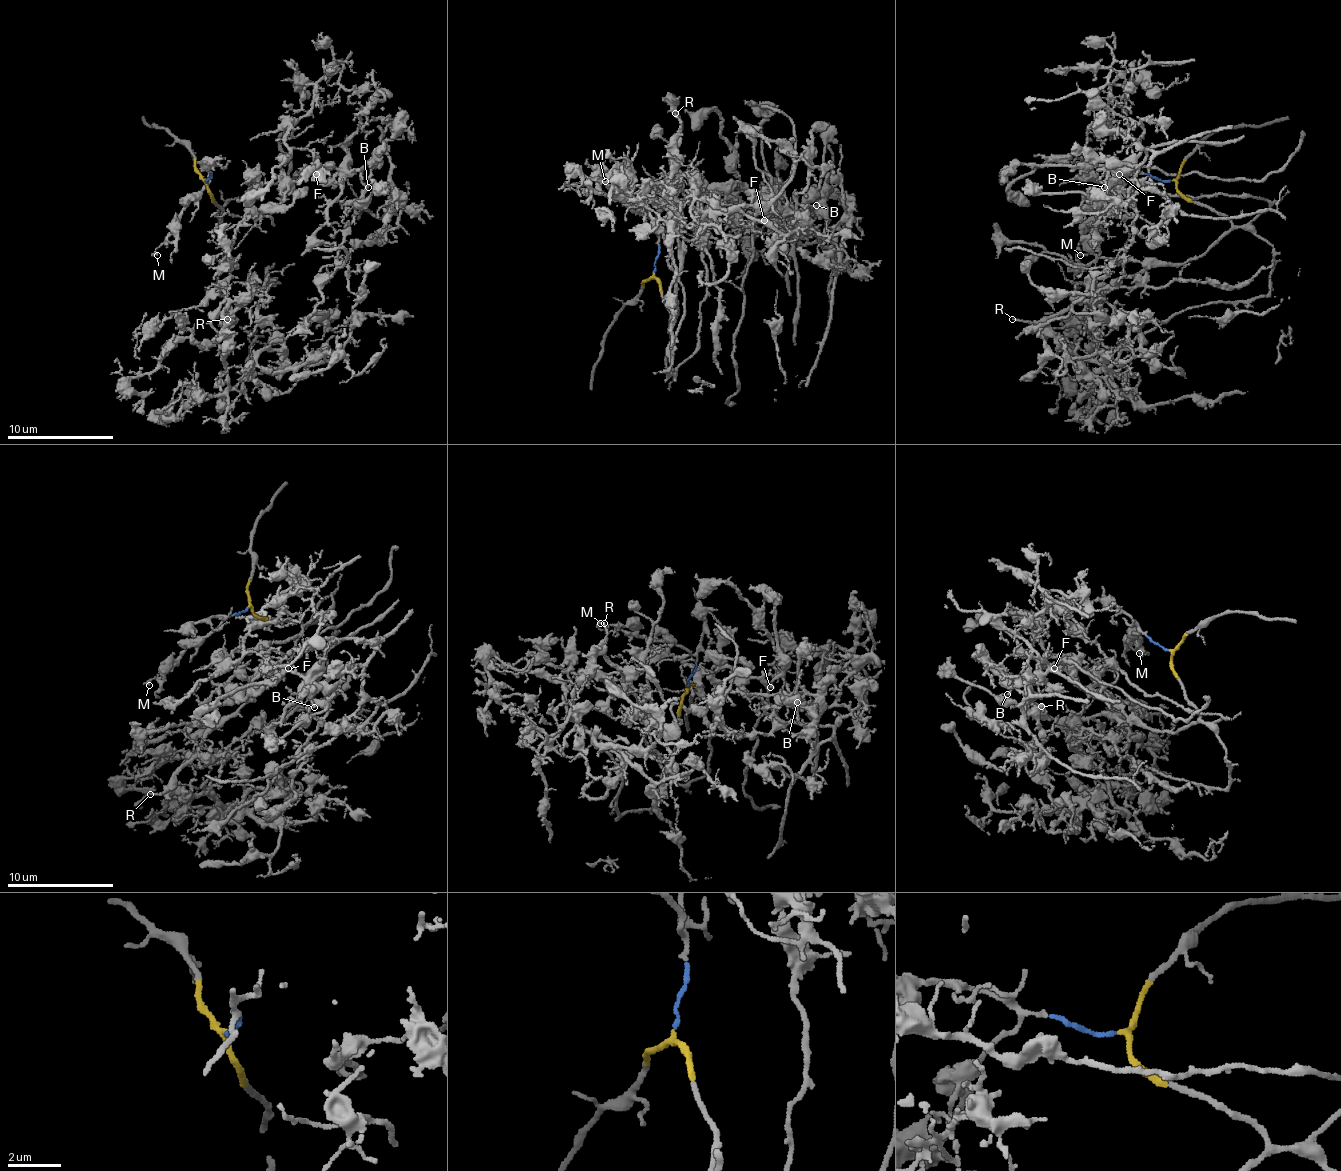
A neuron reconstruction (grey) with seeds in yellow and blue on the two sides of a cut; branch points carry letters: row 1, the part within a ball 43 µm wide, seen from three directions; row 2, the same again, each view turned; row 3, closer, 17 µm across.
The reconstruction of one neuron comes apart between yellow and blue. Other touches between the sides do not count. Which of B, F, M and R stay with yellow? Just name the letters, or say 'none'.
B, F, R

